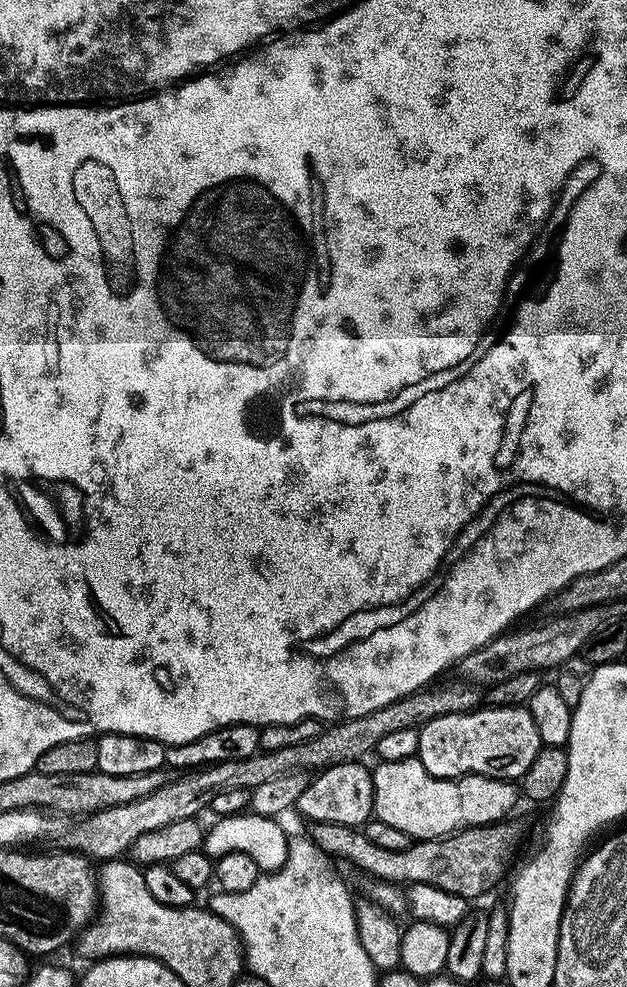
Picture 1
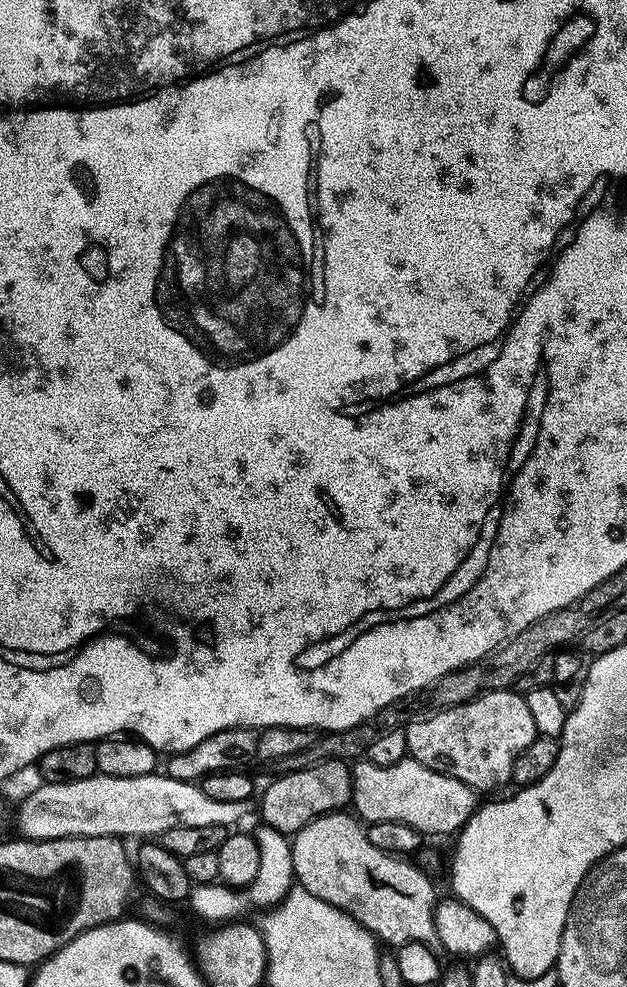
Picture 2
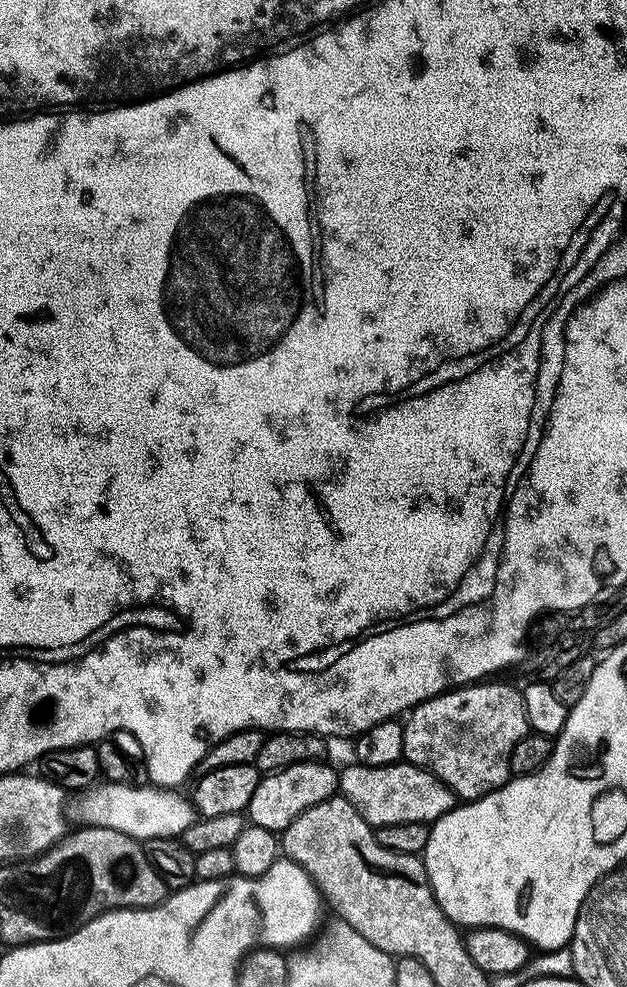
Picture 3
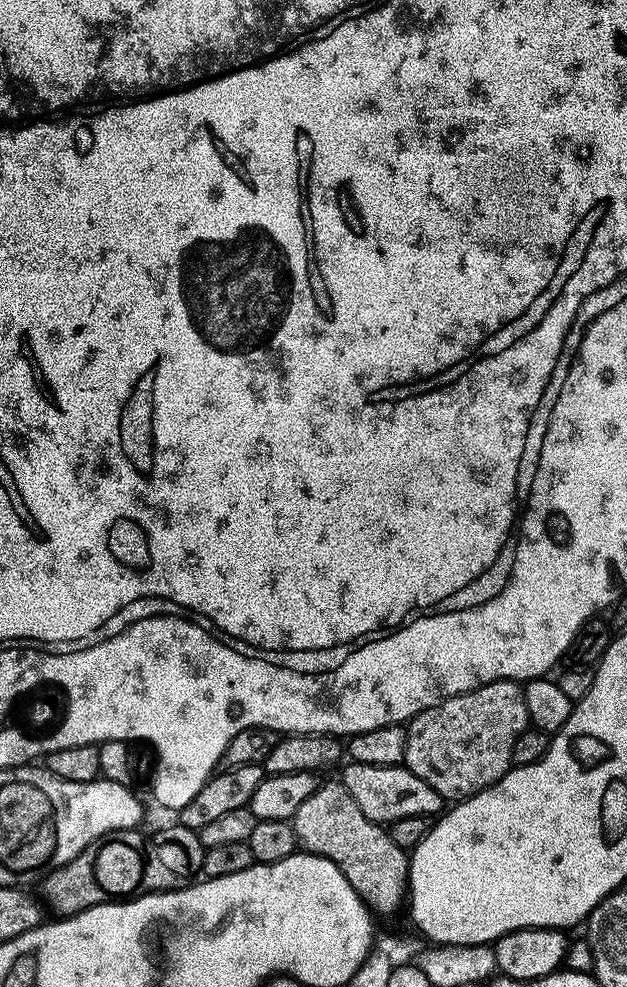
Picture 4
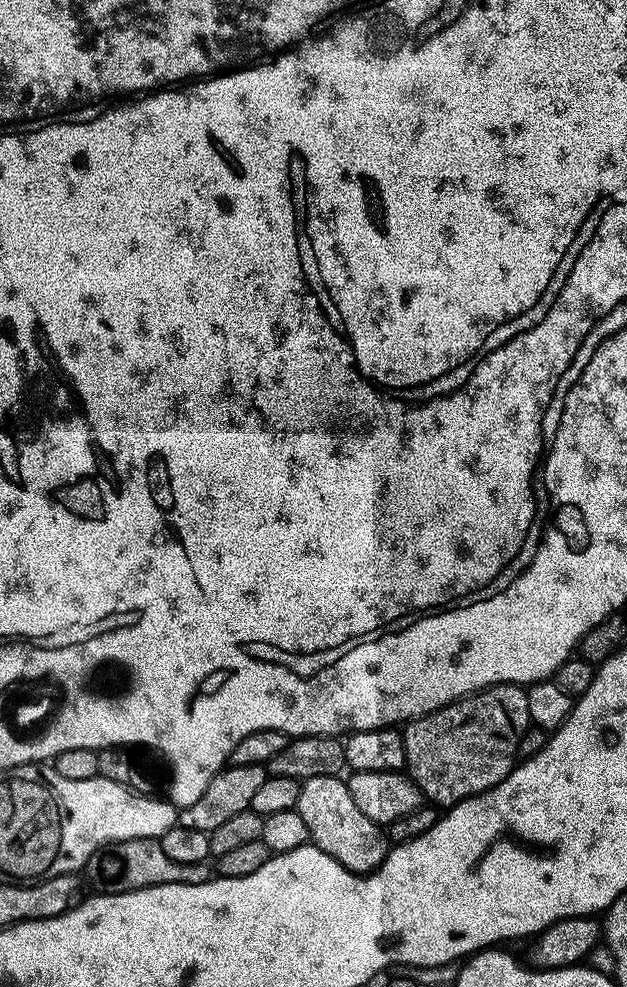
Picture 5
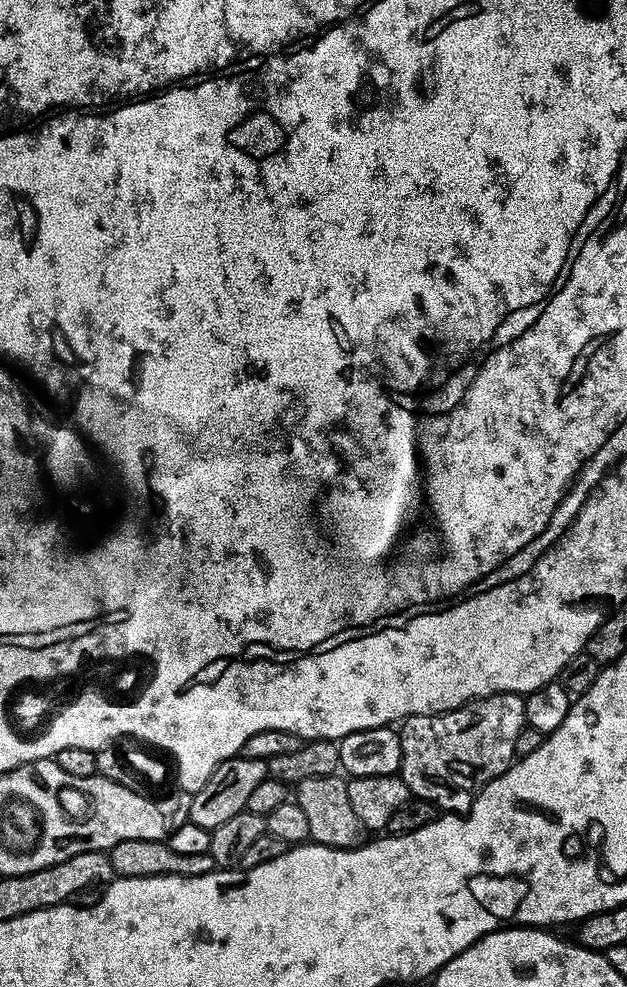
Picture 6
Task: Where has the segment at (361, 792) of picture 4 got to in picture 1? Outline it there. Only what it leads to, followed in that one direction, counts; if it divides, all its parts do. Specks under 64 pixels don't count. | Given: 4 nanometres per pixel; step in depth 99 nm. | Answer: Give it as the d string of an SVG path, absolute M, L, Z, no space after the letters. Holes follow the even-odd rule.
M418 758L406 762L382 762L378 766L373 771L375 819L405 831L416 842L440 839L467 828L503 823L520 801L519 789L511 781L485 776L465 776L460 780L436 779Z

